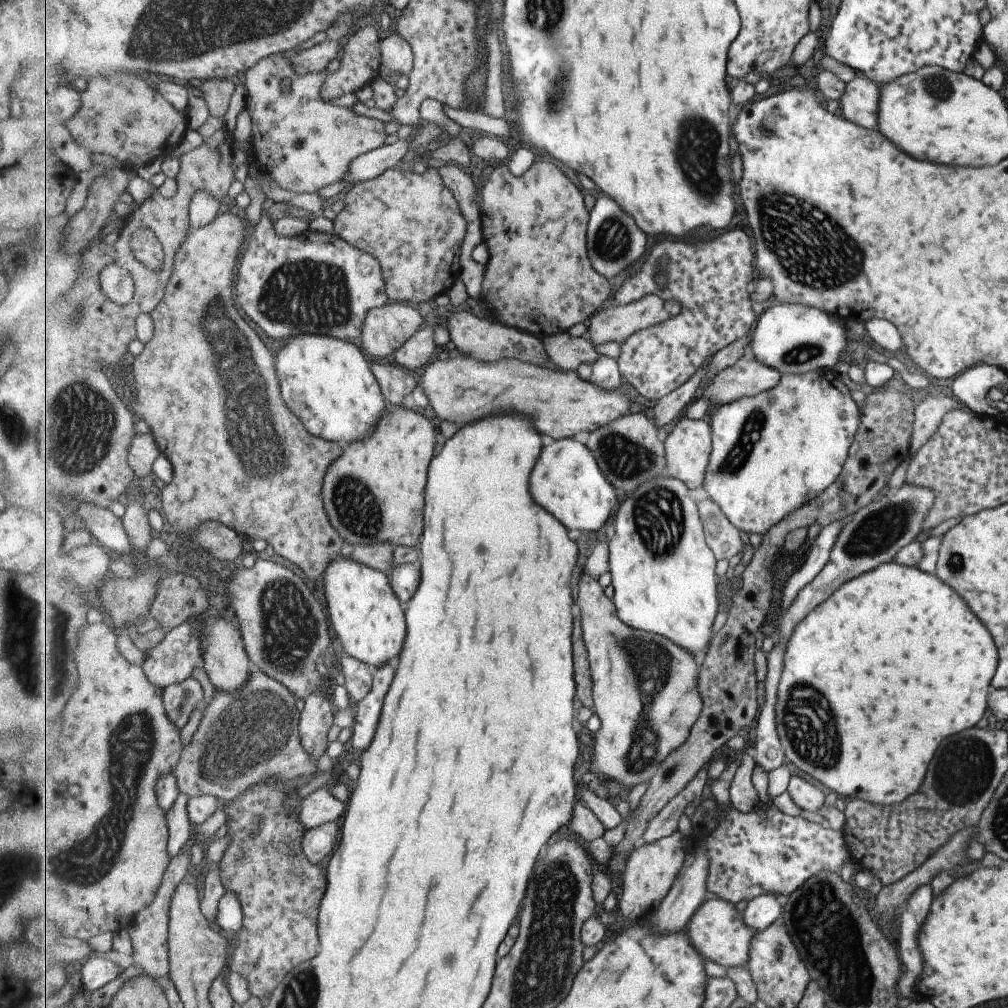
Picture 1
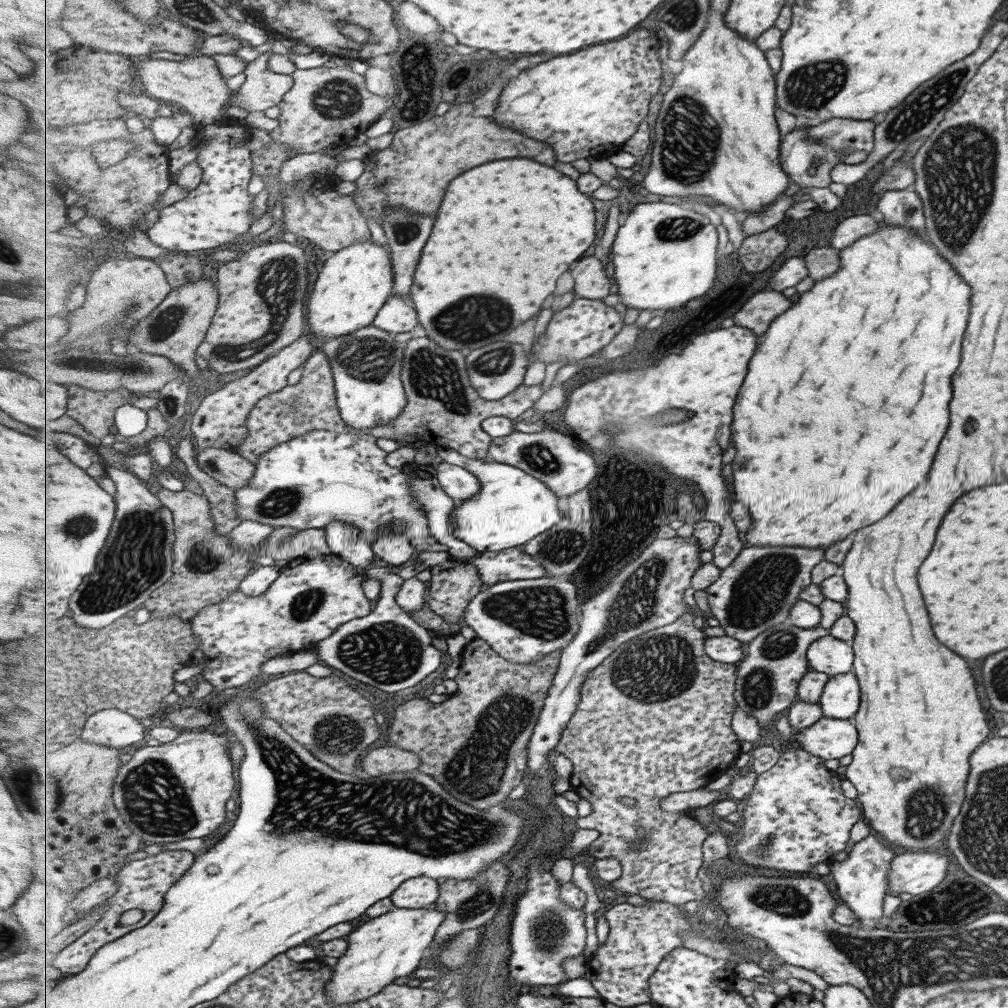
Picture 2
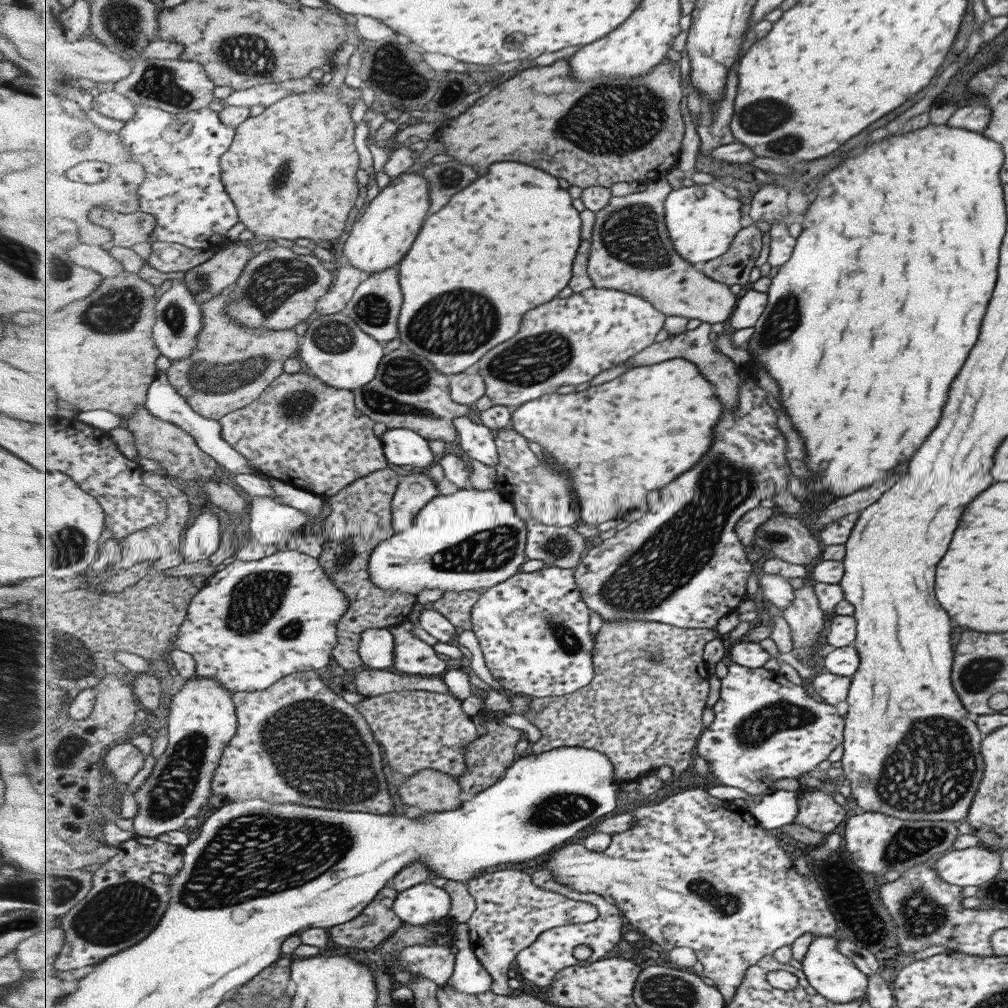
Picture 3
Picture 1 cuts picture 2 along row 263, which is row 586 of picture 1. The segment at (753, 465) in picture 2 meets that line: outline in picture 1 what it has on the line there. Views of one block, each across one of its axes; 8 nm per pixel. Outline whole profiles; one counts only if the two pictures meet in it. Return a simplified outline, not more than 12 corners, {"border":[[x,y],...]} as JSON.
{"border":[[882,563],[790,639],[787,761],[901,803],[979,722],[998,653]]}

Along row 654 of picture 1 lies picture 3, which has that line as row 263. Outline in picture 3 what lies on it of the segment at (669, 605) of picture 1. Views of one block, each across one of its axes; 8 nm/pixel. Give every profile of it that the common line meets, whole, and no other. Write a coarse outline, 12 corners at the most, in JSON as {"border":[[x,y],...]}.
{"border":[[712,183],[672,190],[666,223],[687,262],[711,262],[743,228]]}

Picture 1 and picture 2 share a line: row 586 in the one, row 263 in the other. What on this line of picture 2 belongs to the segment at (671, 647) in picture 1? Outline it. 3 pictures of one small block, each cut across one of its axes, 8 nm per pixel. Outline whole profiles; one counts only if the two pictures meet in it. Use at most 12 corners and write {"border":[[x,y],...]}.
{"border":[[583,258],[573,276],[577,297],[607,299],[611,280],[599,258]]}

